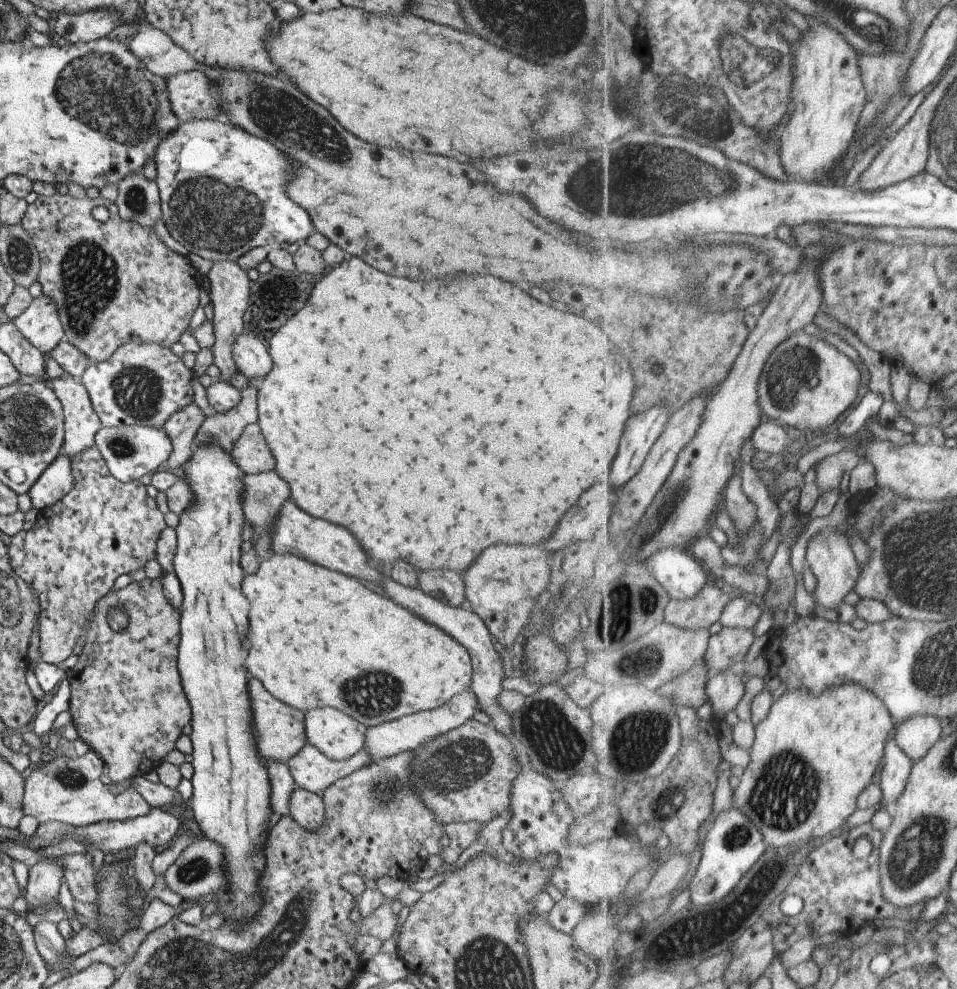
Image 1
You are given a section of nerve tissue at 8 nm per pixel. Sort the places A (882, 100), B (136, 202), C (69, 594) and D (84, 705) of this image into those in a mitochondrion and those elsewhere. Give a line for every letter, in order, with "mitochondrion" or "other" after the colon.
A: mitochondrion
B: mitochondrion
C: mitochondrion
D: other

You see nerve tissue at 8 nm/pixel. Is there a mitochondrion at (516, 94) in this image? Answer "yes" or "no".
no

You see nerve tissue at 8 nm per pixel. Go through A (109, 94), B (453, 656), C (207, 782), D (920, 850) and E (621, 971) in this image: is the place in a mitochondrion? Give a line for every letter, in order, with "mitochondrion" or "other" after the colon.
A: mitochondrion
B: other
C: other
D: mitochondrion
E: other

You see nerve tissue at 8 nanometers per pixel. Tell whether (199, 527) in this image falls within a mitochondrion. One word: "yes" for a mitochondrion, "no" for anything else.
no

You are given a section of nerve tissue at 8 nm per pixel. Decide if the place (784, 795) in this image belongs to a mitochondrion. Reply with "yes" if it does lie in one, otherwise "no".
yes

